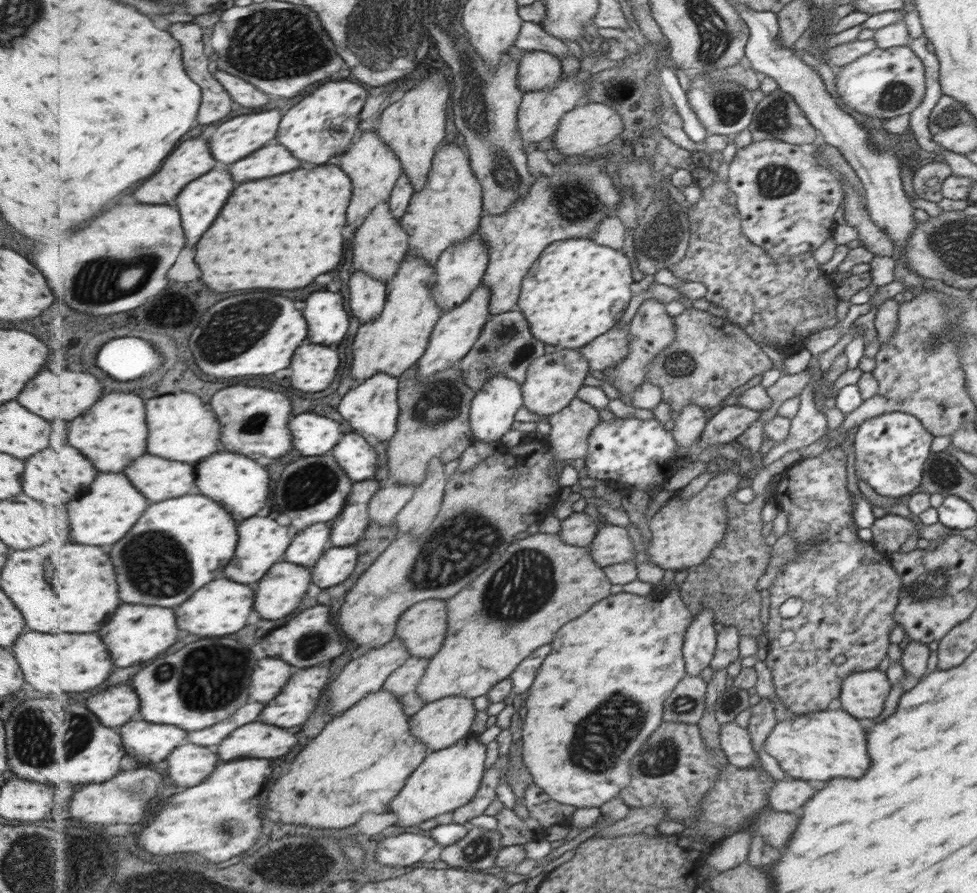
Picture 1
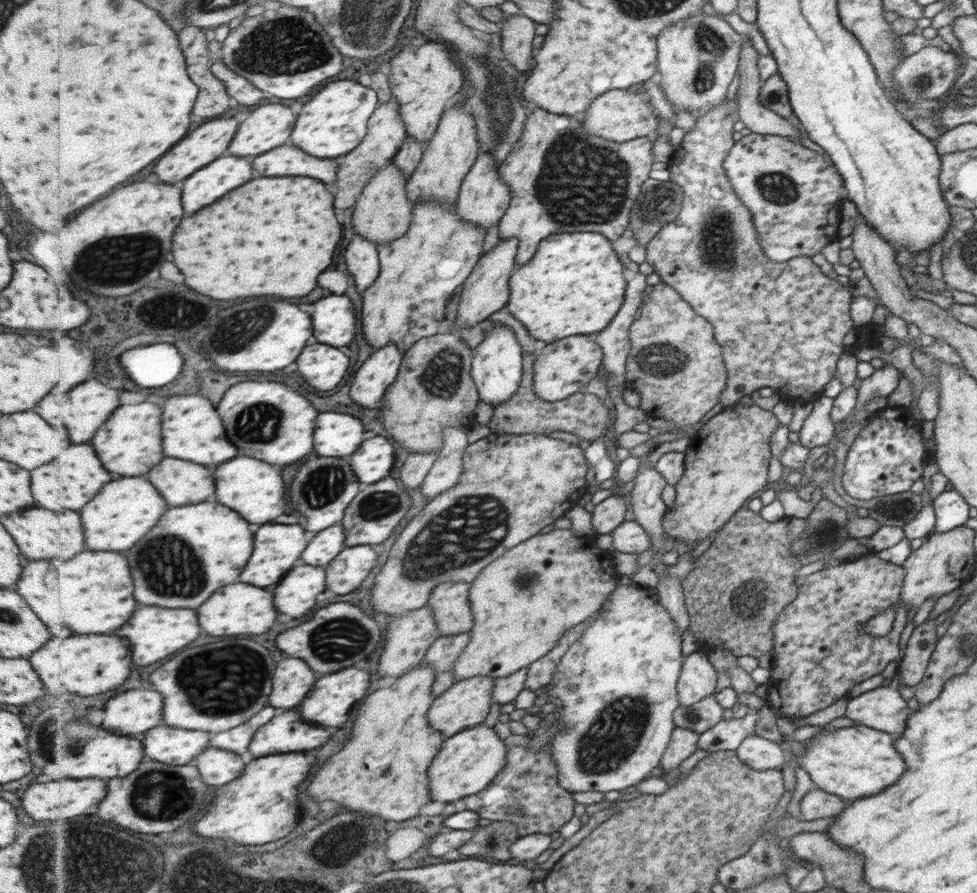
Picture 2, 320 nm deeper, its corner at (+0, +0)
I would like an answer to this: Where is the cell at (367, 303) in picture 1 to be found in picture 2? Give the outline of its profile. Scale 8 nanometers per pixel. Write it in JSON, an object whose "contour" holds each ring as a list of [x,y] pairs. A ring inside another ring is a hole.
{"contour":[[[355,236],[351,246],[347,246],[345,262],[349,266],[349,272],[355,276],[357,290],[361,293],[364,293],[381,274],[378,244],[363,236]]]}

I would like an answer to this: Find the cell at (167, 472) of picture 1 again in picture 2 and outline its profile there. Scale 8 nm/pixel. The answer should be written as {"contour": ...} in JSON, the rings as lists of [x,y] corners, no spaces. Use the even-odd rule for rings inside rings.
{"contour":[[[165,458],[149,474],[151,482],[163,490],[171,506],[189,506],[209,500],[215,492],[215,476],[207,466],[181,458]]]}

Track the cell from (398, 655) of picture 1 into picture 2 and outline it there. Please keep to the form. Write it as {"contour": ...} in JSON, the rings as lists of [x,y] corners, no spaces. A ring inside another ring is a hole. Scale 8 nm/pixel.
{"contour":[[[427,605],[419,610],[393,617],[386,633],[386,644],[379,659],[379,672],[383,677],[394,676],[397,679],[421,665],[431,646],[440,637],[438,620],[435,618],[434,610]]]}

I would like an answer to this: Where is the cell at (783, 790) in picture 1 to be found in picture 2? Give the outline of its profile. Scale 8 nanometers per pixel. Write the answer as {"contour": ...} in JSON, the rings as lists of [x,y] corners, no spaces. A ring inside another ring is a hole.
{"contour":[[[812,787],[800,799],[799,812],[801,821],[811,821],[828,816],[836,816],[847,804],[838,796]]]}

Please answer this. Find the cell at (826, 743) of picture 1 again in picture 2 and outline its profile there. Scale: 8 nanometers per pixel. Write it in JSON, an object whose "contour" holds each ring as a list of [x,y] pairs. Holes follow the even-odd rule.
{"contour":[[[856,725],[841,728],[830,733],[819,730],[797,760],[799,768],[805,770],[813,782],[813,787],[844,800],[857,800],[881,792],[891,786],[905,772],[903,758],[893,748],[892,735],[867,726]]]}

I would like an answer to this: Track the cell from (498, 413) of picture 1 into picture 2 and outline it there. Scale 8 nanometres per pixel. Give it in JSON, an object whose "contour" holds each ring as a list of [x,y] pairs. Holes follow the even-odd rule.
{"contour":[[[495,325],[484,339],[483,344],[474,350],[472,377],[478,386],[481,401],[490,406],[500,405],[519,390],[524,375],[524,353],[511,326]]]}

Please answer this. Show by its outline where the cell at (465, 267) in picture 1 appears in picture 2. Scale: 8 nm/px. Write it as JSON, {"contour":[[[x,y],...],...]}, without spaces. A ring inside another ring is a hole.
{"contour":[[[489,151],[480,153],[471,172],[462,182],[460,197],[457,200],[457,216],[459,218],[475,224],[477,228],[487,229],[495,224],[500,224],[512,201],[510,186],[502,179],[501,173],[500,165],[493,153]]]}

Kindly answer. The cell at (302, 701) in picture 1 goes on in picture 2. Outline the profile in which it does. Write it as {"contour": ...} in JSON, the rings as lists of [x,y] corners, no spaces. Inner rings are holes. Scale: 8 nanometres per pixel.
{"contour":[[[351,666],[340,670],[337,674],[327,674],[325,678],[319,680],[319,686],[315,686],[315,694],[311,694],[307,702],[303,702],[301,714],[309,722],[319,722],[323,726],[341,726],[351,720],[353,706],[367,696],[369,688],[371,688],[371,674],[359,667]]]}

